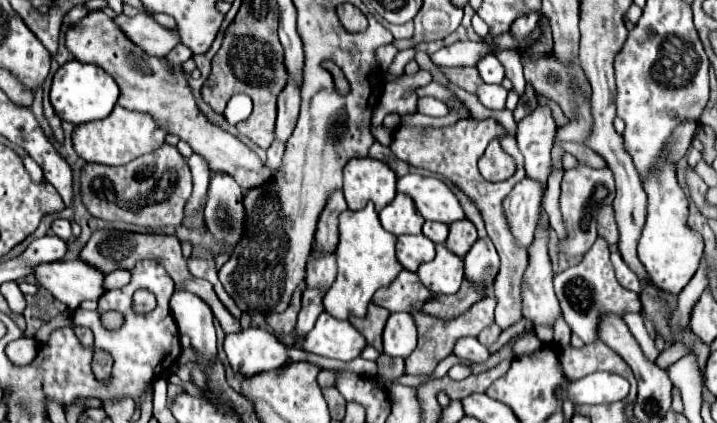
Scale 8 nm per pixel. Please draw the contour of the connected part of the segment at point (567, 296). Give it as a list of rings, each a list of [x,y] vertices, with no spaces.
[[[596,239],[592,249],[584,255],[582,263],[568,267],[566,271],[554,275],[554,289],[556,297],[560,301],[562,313],[566,323],[570,325],[572,333],[576,333],[584,343],[592,343],[598,339],[596,327],[598,319],[602,313],[612,311],[612,313],[626,313],[626,311],[640,311],[640,299],[636,293],[624,289],[616,277],[614,277],[614,267],[610,263],[610,251],[608,243],[604,239]]]

